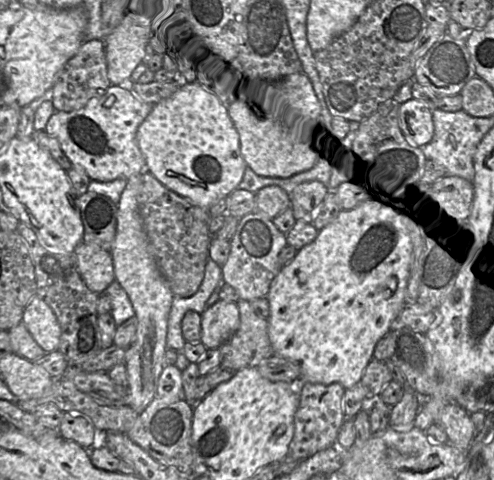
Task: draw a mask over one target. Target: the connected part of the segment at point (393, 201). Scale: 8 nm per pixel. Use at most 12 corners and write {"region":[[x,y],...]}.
{"region":[[342,209],[267,294],[274,355],[359,383],[406,302],[417,222]]}

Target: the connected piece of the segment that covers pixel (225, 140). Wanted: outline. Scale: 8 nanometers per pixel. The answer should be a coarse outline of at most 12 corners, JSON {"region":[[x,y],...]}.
{"region":[[184,78],[138,127],[150,171],[208,210],[247,164],[227,103]]}

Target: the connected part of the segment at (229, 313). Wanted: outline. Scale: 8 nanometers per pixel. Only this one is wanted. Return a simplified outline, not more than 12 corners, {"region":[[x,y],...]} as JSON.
{"region":[[237,303],[201,313],[201,343],[218,349],[240,326]]}

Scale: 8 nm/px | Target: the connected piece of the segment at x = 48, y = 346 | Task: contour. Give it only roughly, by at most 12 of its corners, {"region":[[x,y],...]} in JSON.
{"region":[[38,295],[22,323],[46,353],[59,349],[59,322]]}

